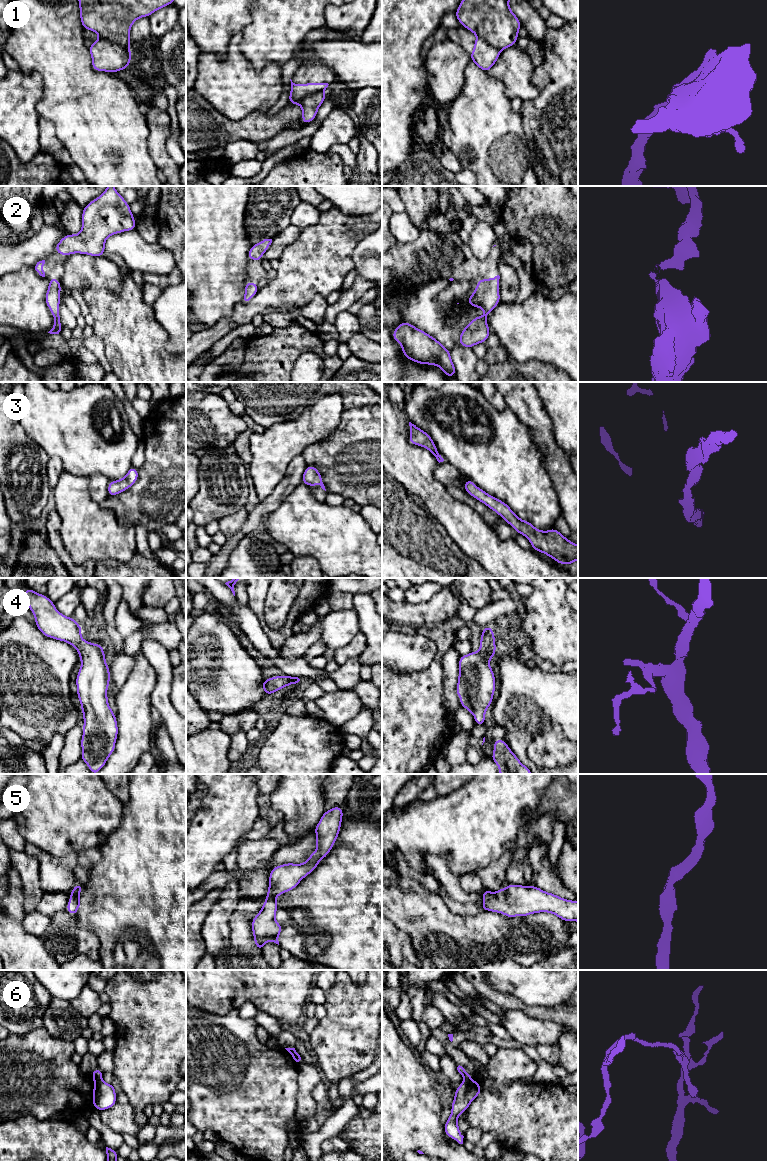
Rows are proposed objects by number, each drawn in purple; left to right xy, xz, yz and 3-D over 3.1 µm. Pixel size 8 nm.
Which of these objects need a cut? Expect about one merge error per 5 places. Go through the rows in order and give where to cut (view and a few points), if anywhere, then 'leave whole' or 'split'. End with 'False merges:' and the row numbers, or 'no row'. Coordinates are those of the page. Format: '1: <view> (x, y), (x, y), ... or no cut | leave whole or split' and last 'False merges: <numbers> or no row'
1: xy (100, 37), (123, 46), (128, 51), (130, 58) | split
2: no cut | leave whole
3: no cut | leave whole
4: no cut | leave whole
5: no cut | leave whole
6: yz (471, 1078), (464, 1082) | split
False merges: 1, 6

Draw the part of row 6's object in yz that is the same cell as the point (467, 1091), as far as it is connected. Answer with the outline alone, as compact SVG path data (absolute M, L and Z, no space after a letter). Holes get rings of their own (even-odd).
M472 1079L462 1082L455 1090L454 1100L451 1105L452 1112L444 1125L444 1130L448 1137L453 1138L459 1144L463 1144L464 1136L459 1131L457 1119L463 1112L468 1109L471 1102L480 1093L480 1084Z

